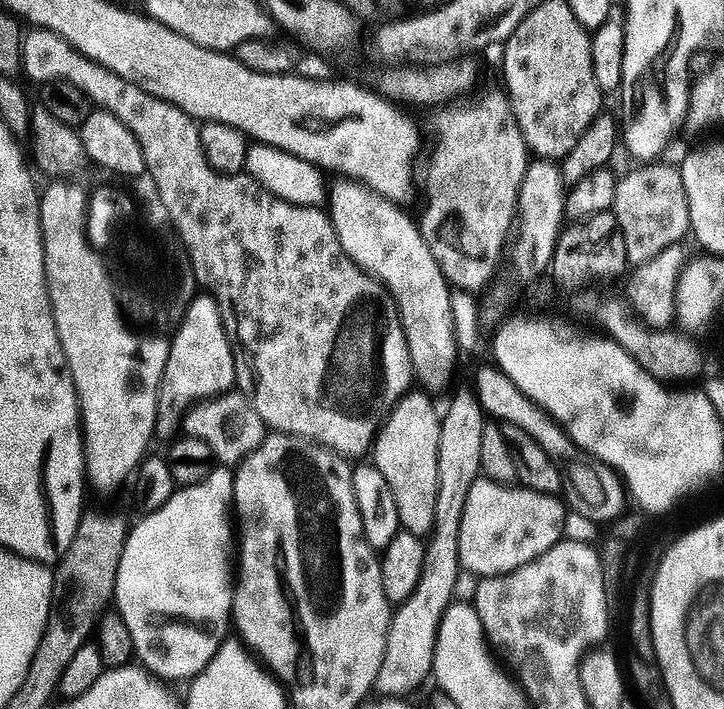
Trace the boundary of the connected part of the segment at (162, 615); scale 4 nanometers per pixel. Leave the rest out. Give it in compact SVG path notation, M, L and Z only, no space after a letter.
M213 467L212 473L201 484L180 488L174 498L162 506L162 510L147 513L144 521L129 531L118 570L114 604L126 626L130 626L135 659L153 676L165 682L188 682L199 676L229 635L234 591L233 494L233 469Z

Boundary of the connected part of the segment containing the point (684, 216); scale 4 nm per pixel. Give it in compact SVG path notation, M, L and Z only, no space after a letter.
M652 162L638 166L625 177L619 179L617 194L613 208L613 216L619 224L622 248L624 255L633 263L633 267L640 267L646 262L652 261L658 254L675 247L691 231L689 222L689 200L686 198L685 183L682 180L679 167L664 164L665 162Z

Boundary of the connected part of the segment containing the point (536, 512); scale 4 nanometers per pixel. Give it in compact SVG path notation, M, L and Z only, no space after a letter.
M480 477L467 496L461 530L459 532L459 558L461 569L472 573L476 578L488 579L494 576L507 576L516 572L530 561L548 553L554 545L565 537L565 520L568 508L561 497L542 495L523 486L498 485L485 477Z

